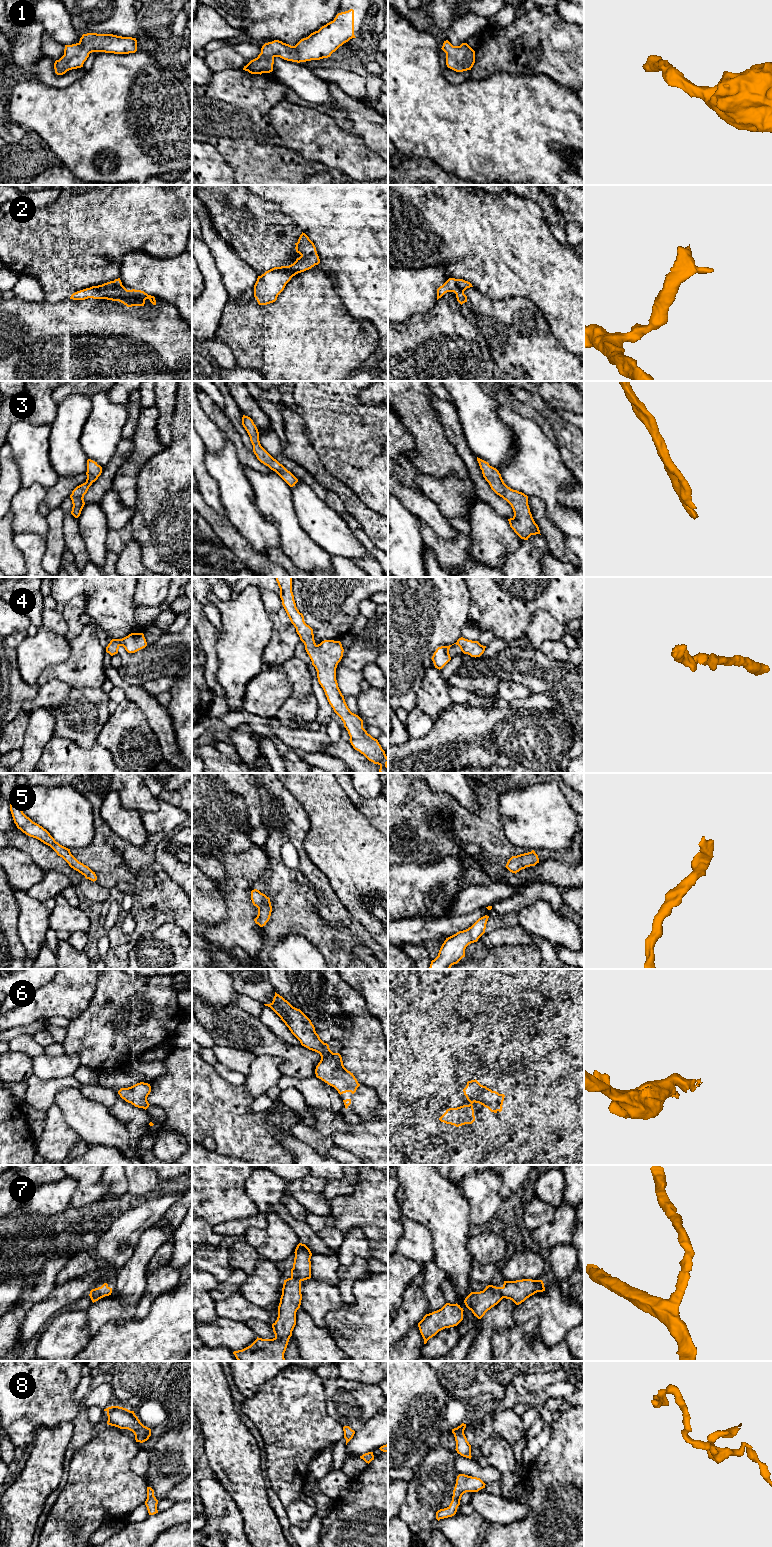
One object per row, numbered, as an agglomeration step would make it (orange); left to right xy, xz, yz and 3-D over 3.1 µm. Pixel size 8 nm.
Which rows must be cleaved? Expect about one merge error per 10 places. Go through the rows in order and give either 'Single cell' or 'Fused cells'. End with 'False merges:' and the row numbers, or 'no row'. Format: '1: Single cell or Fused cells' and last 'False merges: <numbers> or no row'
1: Single cell
2: Single cell
3: Single cell
4: Single cell
5: Single cell
6: Single cell
7: Single cell
8: Single cell
False merges: no row

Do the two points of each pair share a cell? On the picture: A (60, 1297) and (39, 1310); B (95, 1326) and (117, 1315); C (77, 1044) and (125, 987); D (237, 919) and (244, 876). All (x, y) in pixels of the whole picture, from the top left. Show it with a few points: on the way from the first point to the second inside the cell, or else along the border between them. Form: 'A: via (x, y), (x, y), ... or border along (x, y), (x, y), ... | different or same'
A: via (55, 1302), (44, 1310) | same
B: via (100, 1321), (106, 1315), (112, 1315) | same
C: via (91, 1030), (117, 1004), (117, 1001) | same
D: via (238, 908), (238, 887) | same

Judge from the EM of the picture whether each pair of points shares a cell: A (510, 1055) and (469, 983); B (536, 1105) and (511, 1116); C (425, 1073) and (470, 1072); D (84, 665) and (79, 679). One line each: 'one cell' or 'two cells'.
A: one cell
B: two cells
C: two cells
D: one cell

